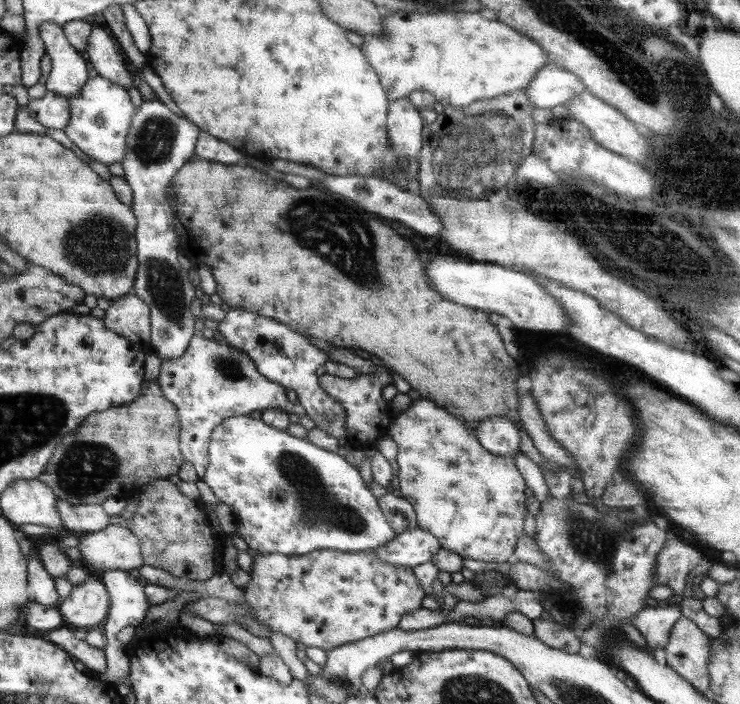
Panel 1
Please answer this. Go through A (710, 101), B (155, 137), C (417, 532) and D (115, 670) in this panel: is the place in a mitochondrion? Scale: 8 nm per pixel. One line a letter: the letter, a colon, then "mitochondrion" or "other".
A: other
B: mitochondrion
C: other
D: other

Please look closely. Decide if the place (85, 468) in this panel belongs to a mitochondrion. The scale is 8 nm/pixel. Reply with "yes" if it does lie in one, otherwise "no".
yes

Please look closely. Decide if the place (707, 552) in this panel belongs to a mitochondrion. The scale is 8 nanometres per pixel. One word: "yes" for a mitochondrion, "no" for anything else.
no

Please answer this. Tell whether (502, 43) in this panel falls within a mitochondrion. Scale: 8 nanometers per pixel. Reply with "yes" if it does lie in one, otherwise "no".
no

